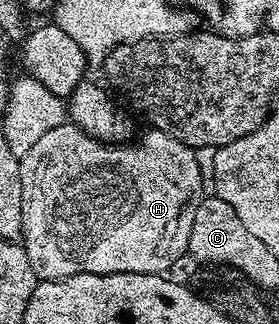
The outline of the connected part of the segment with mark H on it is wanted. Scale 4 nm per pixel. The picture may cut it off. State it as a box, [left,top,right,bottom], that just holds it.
[20,123,205,281]

